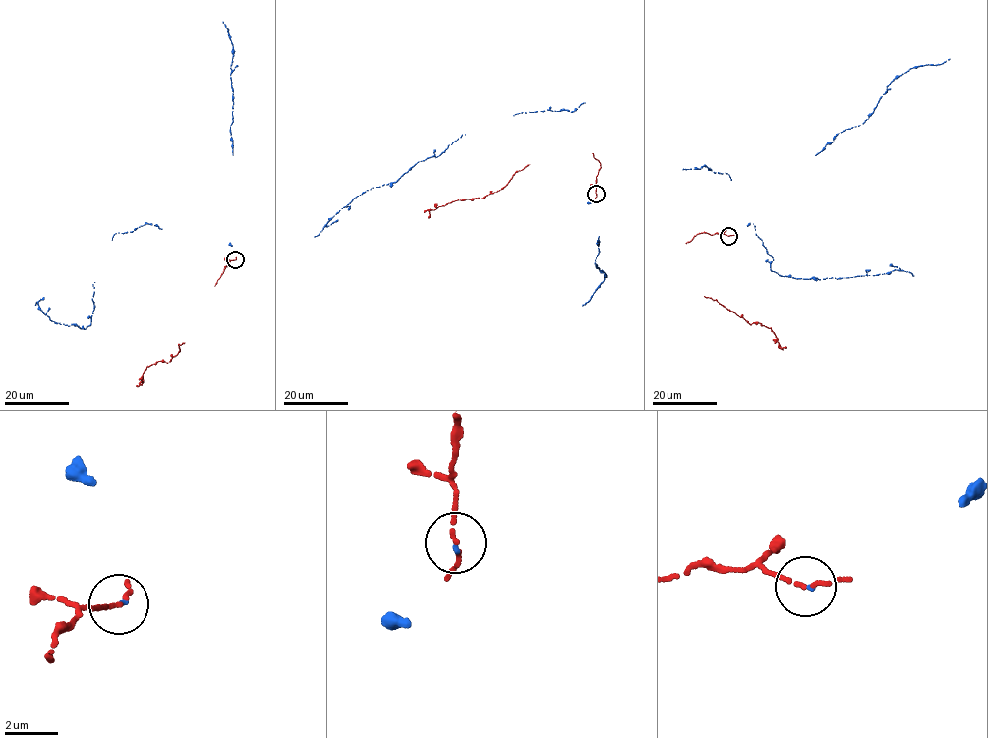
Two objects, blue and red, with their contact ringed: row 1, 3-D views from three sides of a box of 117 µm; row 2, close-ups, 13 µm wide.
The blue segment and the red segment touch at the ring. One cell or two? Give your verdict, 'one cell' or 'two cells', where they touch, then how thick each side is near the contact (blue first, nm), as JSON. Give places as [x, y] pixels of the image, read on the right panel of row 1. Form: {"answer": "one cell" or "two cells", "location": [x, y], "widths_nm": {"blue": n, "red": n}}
{"answer": "one cell", "location": [728, 236], "widths_nm": {"blue": 90, "red": 140}}

